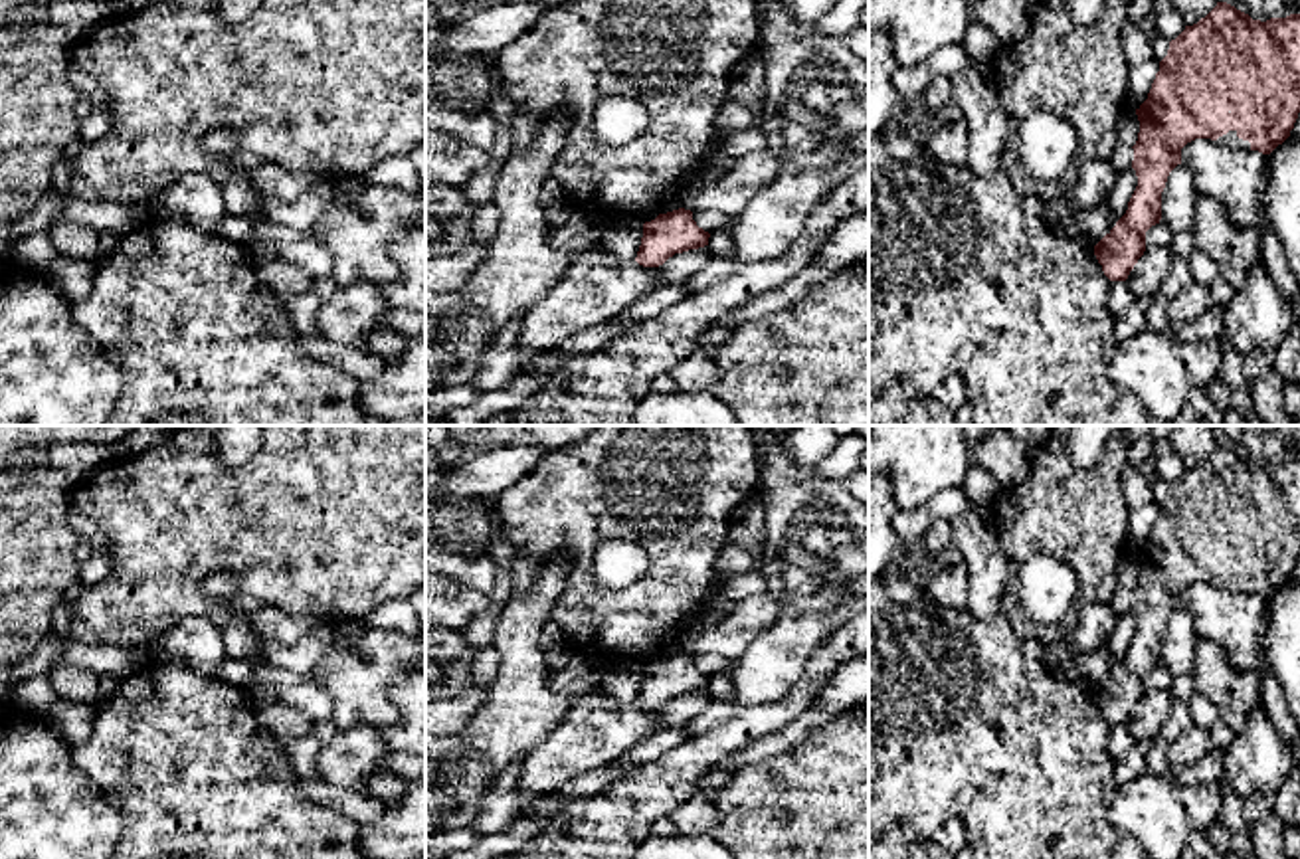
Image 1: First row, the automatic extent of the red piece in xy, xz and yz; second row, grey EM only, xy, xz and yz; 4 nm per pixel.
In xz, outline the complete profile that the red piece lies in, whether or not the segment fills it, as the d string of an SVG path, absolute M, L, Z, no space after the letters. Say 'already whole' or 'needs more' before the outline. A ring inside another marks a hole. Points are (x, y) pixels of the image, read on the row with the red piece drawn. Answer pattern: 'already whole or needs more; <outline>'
already whole; M679 208L643 224L643 238L635 261L659 267L675 253L708 245L710 234L696 226L693 212Z

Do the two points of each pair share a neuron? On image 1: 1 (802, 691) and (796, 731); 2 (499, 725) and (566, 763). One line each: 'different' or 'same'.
1: different
2: different

